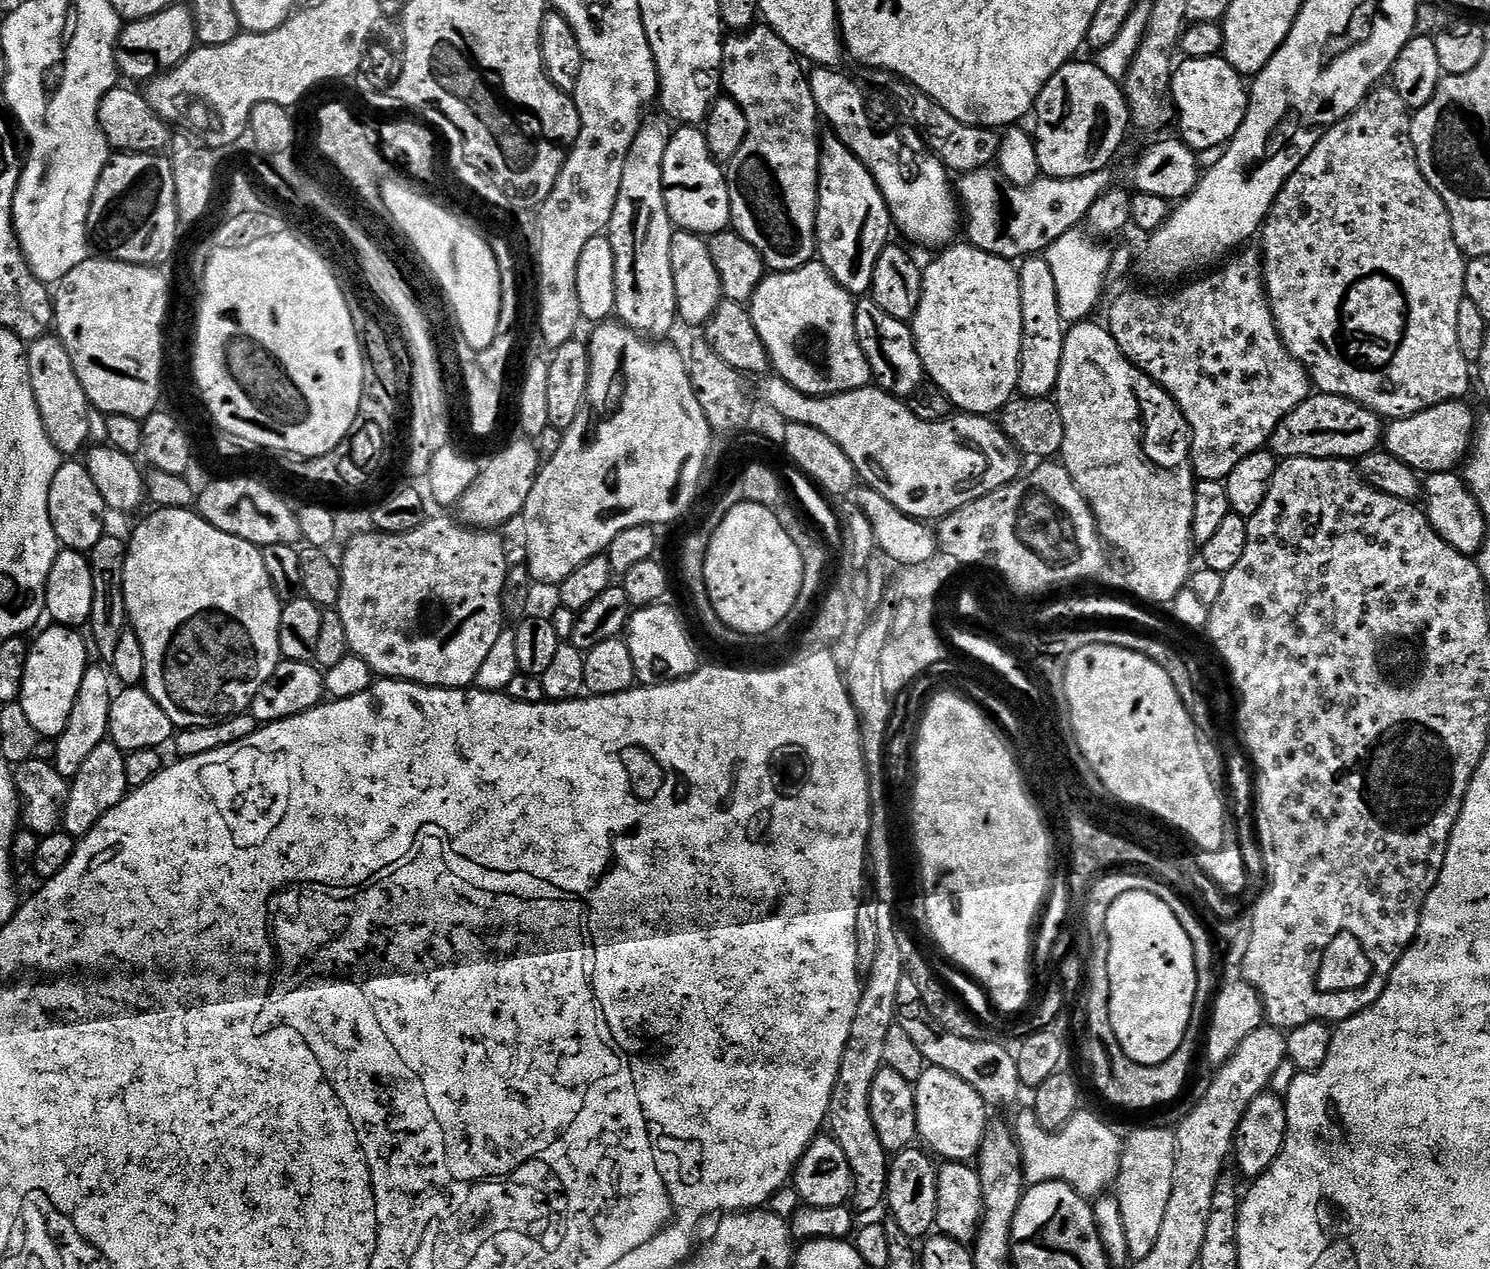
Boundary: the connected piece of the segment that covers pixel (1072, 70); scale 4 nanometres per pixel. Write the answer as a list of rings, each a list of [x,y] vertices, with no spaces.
[[[1076,63],[1062,65],[1040,92],[1038,108],[1041,118],[1048,124],[1040,124],[1036,132],[1034,131],[1036,157],[1041,173],[1053,178],[1078,178],[1108,168],[1116,151],[1124,144],[1124,131],[1130,128],[1128,100],[1123,87],[1117,81],[1111,80],[1100,69],[1099,63]]]

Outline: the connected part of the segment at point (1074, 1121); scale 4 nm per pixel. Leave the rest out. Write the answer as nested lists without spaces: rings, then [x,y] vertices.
[[[1086,1108],[1079,1109],[1068,1123],[1051,1132],[1029,1124],[1022,1124],[1014,1130],[1019,1149],[1036,1154],[1036,1164],[1030,1164],[1030,1174],[1026,1178],[1029,1183],[1062,1181],[1085,1198],[1107,1193],[1116,1184],[1120,1173],[1122,1140],[1116,1137],[1110,1125],[1094,1113]]]

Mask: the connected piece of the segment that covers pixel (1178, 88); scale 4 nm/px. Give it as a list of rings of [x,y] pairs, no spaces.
[[[1219,55],[1184,58],[1175,65],[1171,89],[1178,125],[1180,124],[1178,136],[1189,148],[1219,149],[1235,136],[1248,113],[1250,95],[1246,84],[1240,80],[1243,80],[1241,73]]]

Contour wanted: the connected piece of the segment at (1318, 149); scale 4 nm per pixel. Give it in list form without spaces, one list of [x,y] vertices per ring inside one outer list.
[[[1380,86],[1368,93],[1366,99],[1356,107],[1356,110],[1349,114],[1344,120],[1339,120],[1337,124],[1333,124],[1321,135],[1320,141],[1314,146],[1314,150],[1310,150],[1310,154],[1294,170],[1294,174],[1290,174],[1290,178],[1282,186],[1282,190],[1276,195],[1275,201],[1272,204],[1272,209],[1265,216],[1265,221],[1261,225],[1260,239],[1262,238],[1262,282],[1265,286],[1265,293],[1268,298],[1269,308],[1272,312],[1272,319],[1275,322],[1276,330],[1283,342],[1284,347],[1300,364],[1303,364],[1309,372],[1309,379],[1313,387],[1321,395],[1329,396],[1344,396],[1347,400],[1357,400],[1364,408],[1369,408],[1370,411],[1376,413],[1381,418],[1387,418],[1389,421],[1396,419],[1406,419],[1419,412],[1425,411],[1436,404],[1446,403],[1449,400],[1460,400],[1467,397],[1468,392],[1468,368],[1470,362],[1462,354],[1462,350],[1458,346],[1457,326],[1458,326],[1458,306],[1466,299],[1464,295],[1464,270],[1466,267],[1466,257],[1461,252],[1460,247],[1456,244],[1456,239],[1452,233],[1452,219],[1446,210],[1446,206],[1442,202],[1442,198],[1429,186],[1426,178],[1421,174],[1420,168],[1416,164],[1415,155],[1410,151],[1410,127],[1408,128],[1408,116],[1405,104],[1399,94],[1396,93],[1392,86]]]

